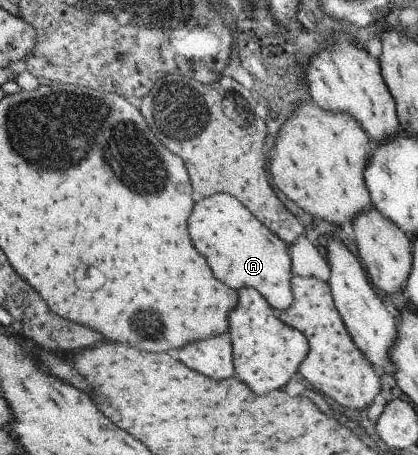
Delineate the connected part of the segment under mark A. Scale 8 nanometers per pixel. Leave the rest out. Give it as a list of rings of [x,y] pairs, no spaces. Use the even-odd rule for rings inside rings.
[[[217,193],[195,198],[187,219],[187,230],[194,249],[206,260],[218,281],[235,291],[241,287],[255,289],[277,314],[291,304],[288,245],[262,225],[235,197]]]

